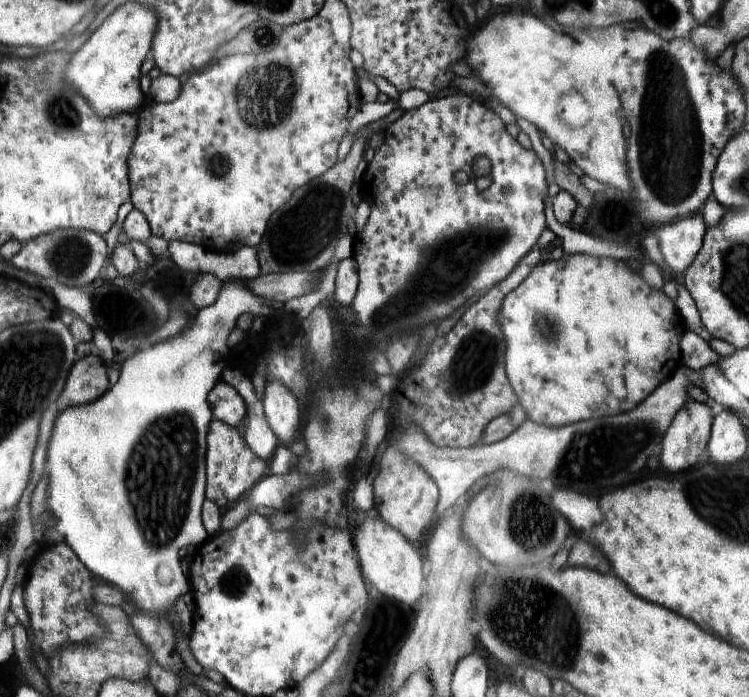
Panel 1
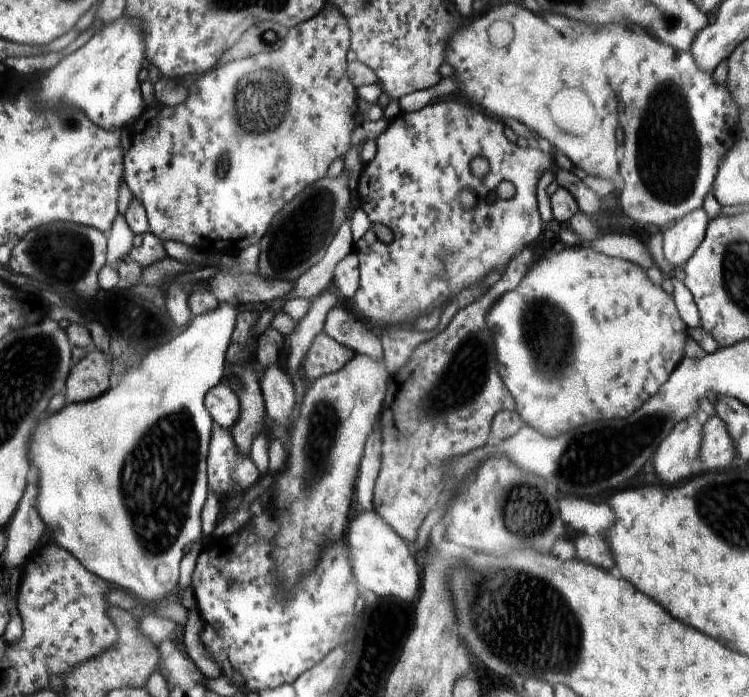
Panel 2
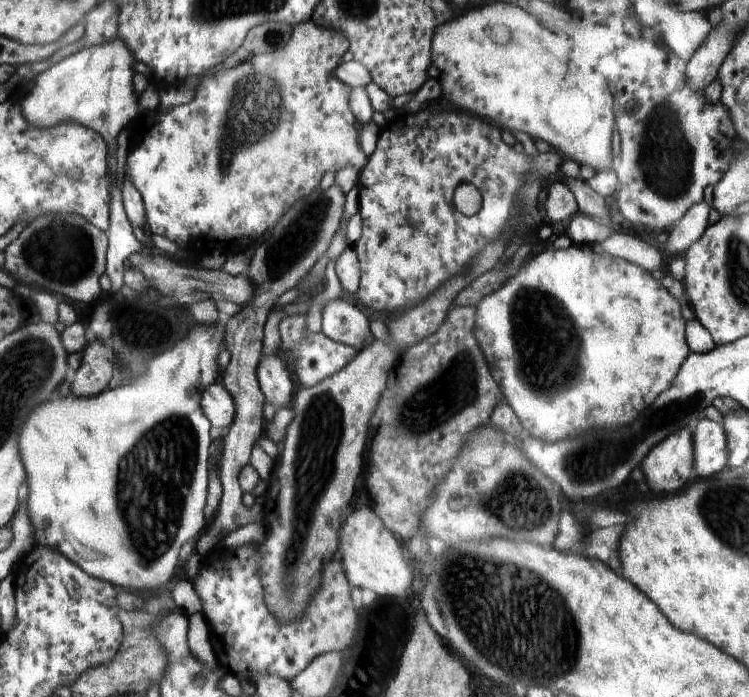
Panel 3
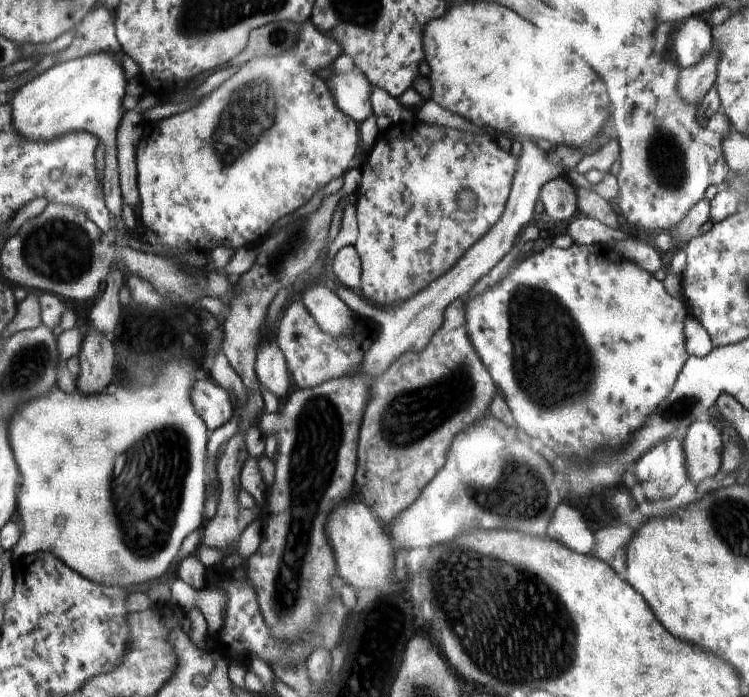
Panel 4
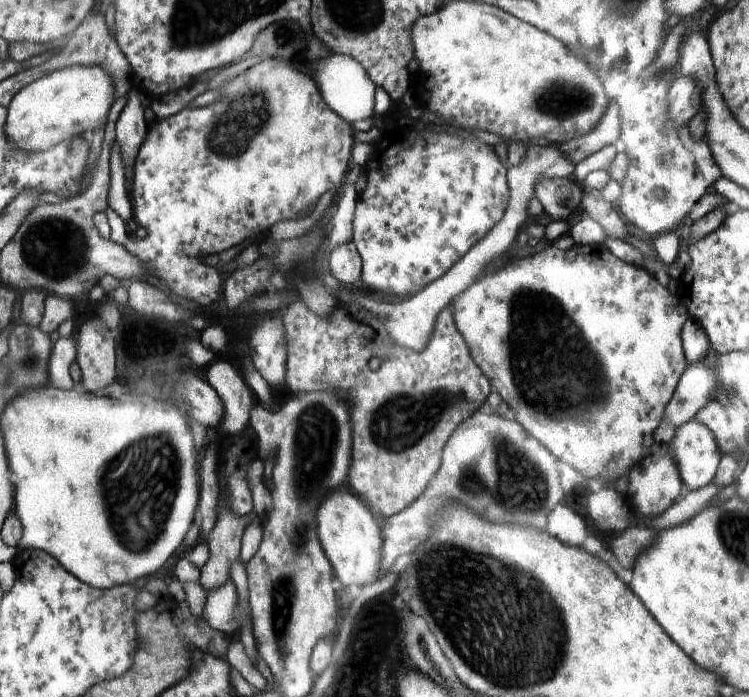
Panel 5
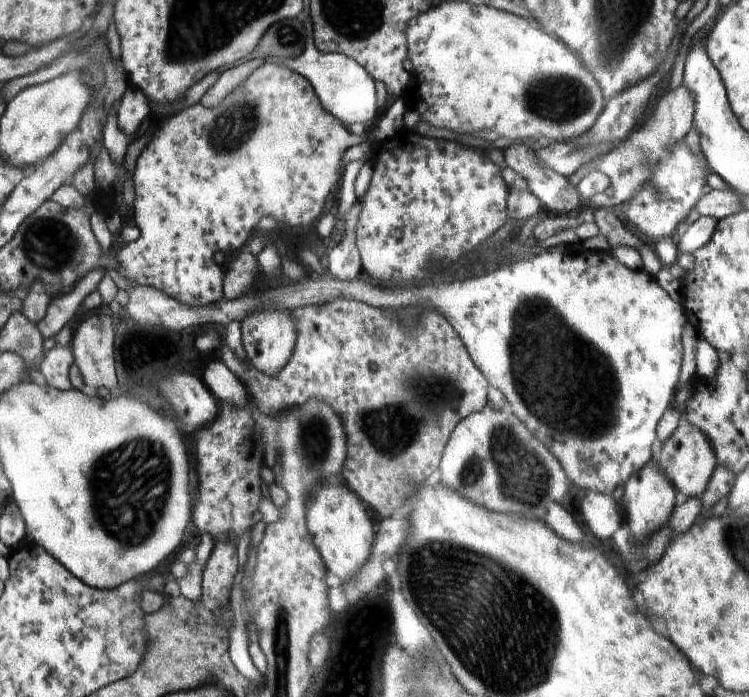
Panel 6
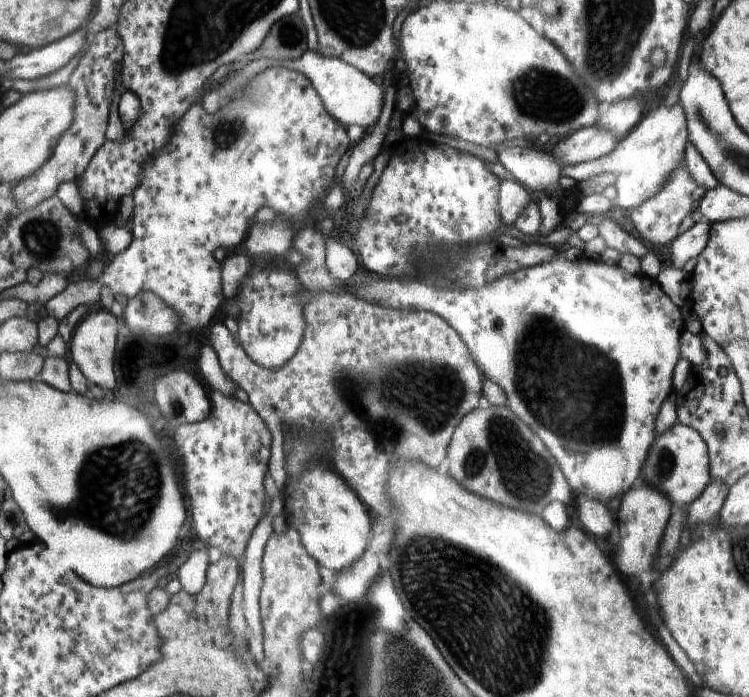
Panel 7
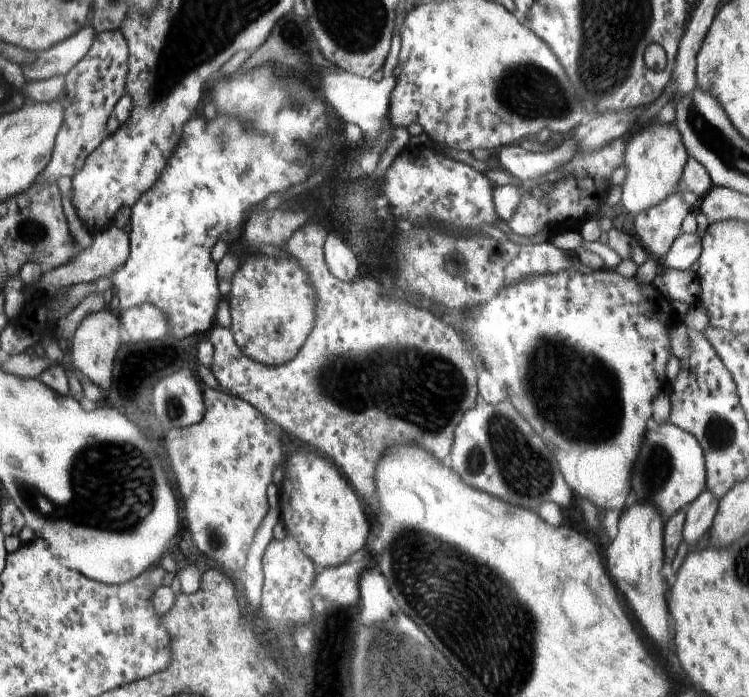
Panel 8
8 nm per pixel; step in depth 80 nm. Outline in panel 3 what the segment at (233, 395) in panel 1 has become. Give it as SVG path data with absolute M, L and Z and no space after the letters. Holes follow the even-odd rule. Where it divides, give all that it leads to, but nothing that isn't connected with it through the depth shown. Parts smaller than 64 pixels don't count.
M221 381L201 388L200 405L214 428L228 428L236 418L236 402Z

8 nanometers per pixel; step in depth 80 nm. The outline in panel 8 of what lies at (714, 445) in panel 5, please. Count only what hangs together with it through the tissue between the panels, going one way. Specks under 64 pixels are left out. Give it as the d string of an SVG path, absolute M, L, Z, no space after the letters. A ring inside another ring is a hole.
M670 421L651 425L632 472L631 498L636 494L636 502L654 504L666 516L665 524L680 508L694 502L706 490L706 483L705 454L699 440Z

